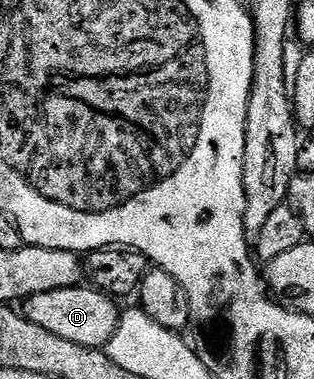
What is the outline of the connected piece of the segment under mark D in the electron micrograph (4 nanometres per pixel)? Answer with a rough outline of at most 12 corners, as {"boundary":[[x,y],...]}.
{"boundary":[[85,285],[25,299],[24,317],[97,350],[119,333],[111,295]]}

